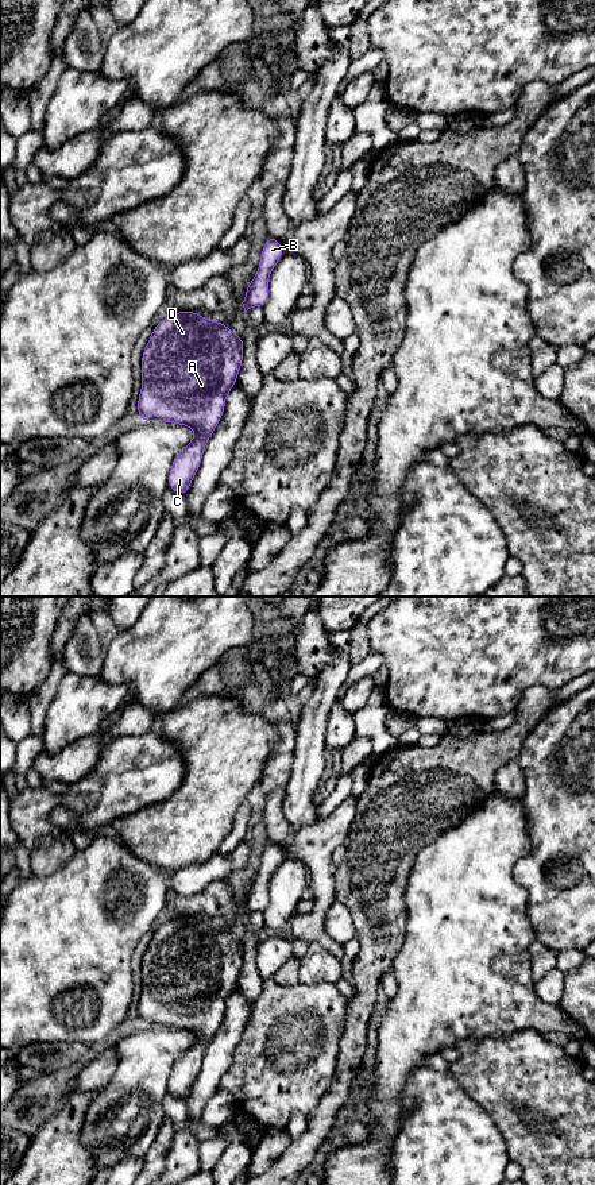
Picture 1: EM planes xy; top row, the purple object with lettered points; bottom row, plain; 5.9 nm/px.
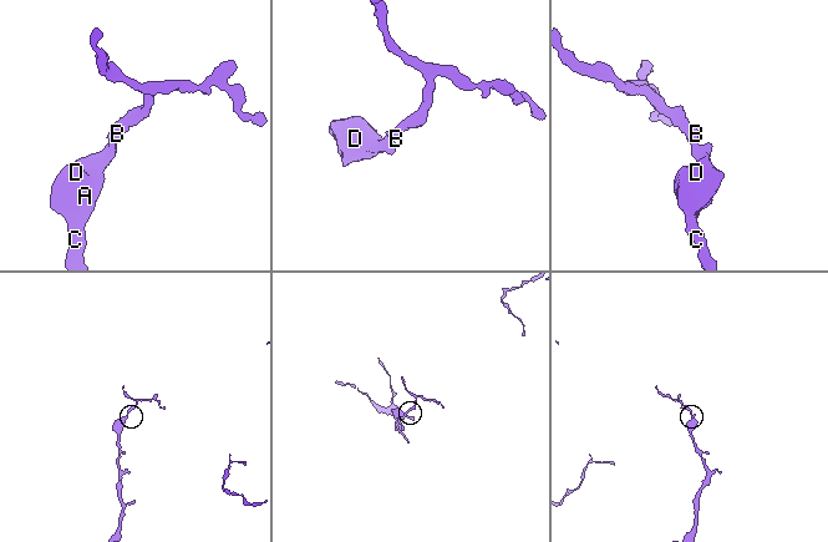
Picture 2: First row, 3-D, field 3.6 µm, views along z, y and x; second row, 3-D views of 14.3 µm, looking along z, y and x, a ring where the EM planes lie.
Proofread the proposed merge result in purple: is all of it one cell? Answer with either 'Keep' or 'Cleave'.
Keep

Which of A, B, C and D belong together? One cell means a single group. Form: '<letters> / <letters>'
A B C D

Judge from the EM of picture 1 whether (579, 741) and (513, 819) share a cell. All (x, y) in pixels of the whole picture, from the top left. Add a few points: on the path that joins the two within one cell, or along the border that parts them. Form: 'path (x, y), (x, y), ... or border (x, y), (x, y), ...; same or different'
border (522, 801), (526, 809), (526, 826), (532, 838); different

